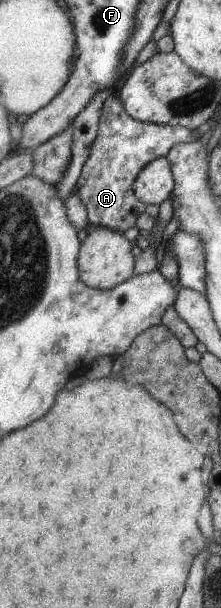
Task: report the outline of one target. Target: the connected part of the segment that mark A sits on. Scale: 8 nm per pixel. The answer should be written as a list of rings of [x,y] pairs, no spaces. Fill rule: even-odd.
[[[113,93],[108,95],[102,101],[95,138],[89,147],[88,155],[75,181],[76,196],[79,197],[79,200],[83,203],[84,209],[86,210],[89,228],[105,227],[120,232],[121,234],[128,228],[135,229],[135,218],[145,210],[146,206],[146,204],[139,202],[133,194],[132,182],[134,181],[135,175],[150,160],[165,156],[169,148],[175,143],[190,143],[197,139],[196,136],[195,131],[190,131],[183,127],[156,125],[136,121],[125,112],[122,102],[117,98],[113,98]]]

